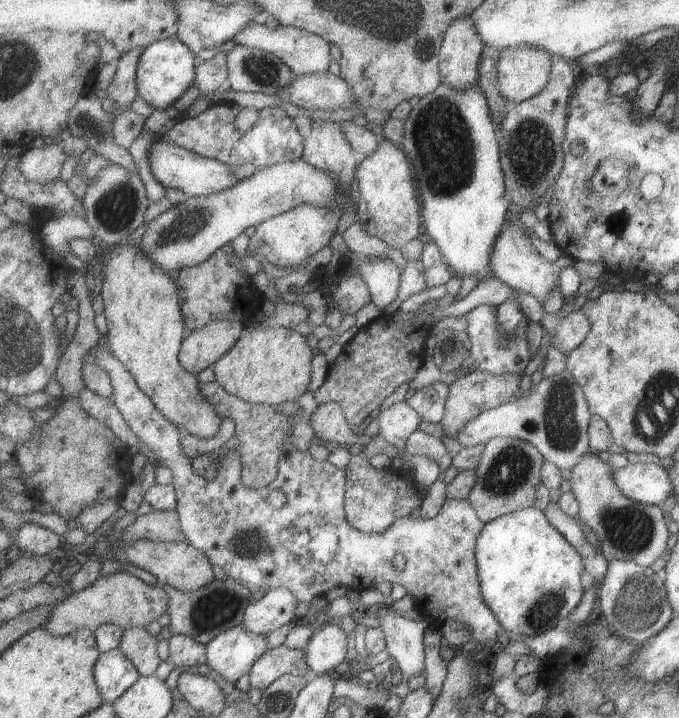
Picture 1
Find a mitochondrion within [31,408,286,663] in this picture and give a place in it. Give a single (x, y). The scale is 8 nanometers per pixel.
(216, 608)

